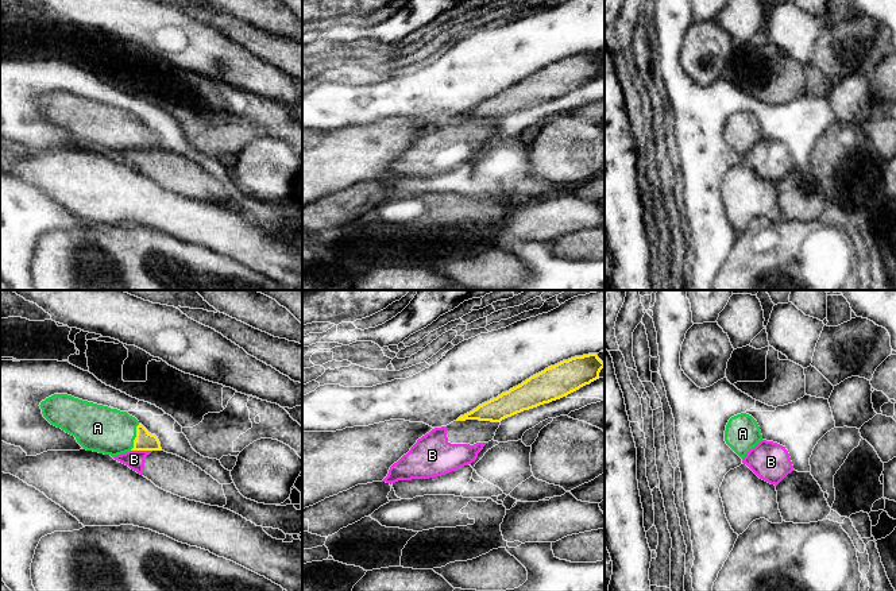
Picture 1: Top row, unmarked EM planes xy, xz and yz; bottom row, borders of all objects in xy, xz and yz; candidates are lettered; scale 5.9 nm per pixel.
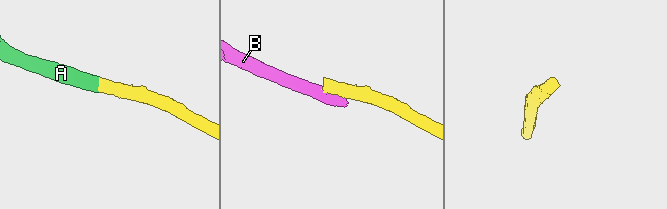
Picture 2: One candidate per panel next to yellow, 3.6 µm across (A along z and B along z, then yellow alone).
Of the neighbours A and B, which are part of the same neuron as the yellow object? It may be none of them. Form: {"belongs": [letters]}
{"belongs": ["A"]}

